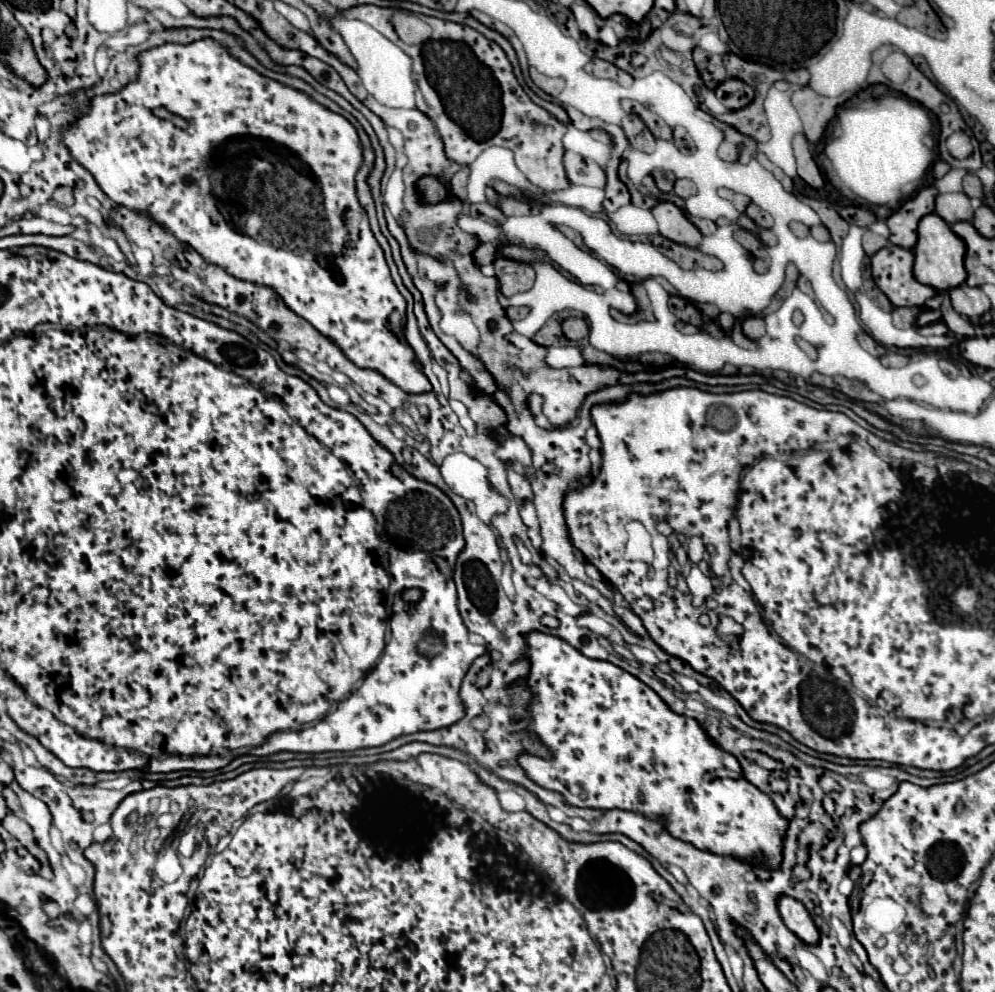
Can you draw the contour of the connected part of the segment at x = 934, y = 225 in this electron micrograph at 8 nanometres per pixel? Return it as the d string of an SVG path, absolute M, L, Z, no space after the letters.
M931 213L919 221L917 245L915 245L915 267L913 267L913 275L915 279L919 279L919 283L927 283L929 287L935 287L935 289L953 289L961 285L967 277L963 267L963 255L965 255L963 239L959 239L939 215Z

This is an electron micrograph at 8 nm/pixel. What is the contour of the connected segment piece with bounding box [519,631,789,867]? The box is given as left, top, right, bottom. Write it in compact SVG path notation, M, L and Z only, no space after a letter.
M535 631L527 635L527 645L527 655L531 659L527 685L533 691L531 733L551 751L549 759L527 753L519 757L521 767L537 785L561 793L575 807L627 809L639 811L651 819L665 817L671 835L699 849L717 855L735 855L743 861L757 861L757 855L763 853L765 867L779 867L781 845L789 825L787 819L779 815L773 801L763 791L743 779L737 759L715 747L711 739L703 735L695 719L673 713L655 691L621 667L609 661L587 659L559 637Z

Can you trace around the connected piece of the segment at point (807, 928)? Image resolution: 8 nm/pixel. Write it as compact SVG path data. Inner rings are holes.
M783 895L777 901L777 909L779 909L779 915L781 915L783 923L787 925L787 929L793 931L799 939L803 939L809 945L815 945L819 941L819 931L801 901Z

